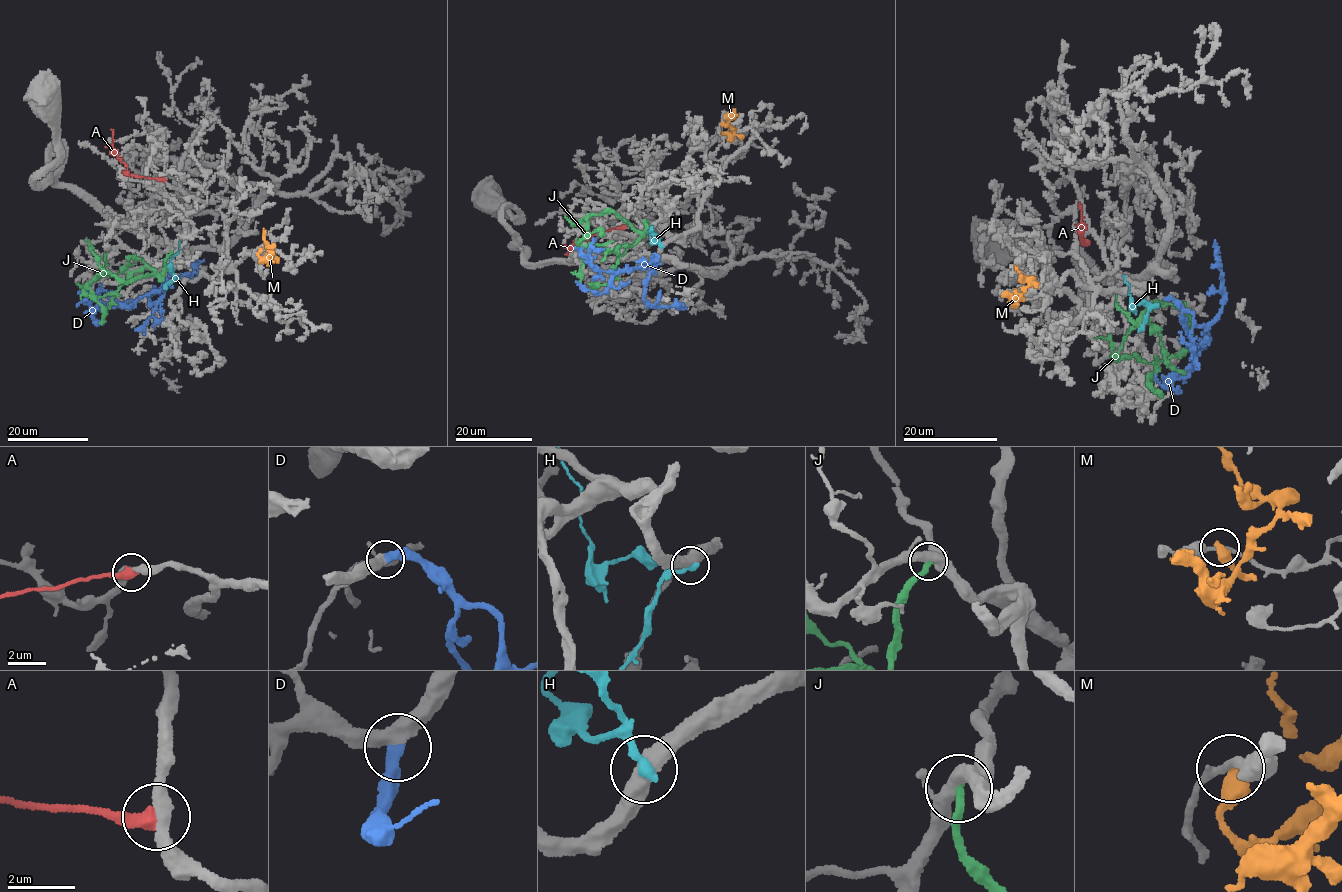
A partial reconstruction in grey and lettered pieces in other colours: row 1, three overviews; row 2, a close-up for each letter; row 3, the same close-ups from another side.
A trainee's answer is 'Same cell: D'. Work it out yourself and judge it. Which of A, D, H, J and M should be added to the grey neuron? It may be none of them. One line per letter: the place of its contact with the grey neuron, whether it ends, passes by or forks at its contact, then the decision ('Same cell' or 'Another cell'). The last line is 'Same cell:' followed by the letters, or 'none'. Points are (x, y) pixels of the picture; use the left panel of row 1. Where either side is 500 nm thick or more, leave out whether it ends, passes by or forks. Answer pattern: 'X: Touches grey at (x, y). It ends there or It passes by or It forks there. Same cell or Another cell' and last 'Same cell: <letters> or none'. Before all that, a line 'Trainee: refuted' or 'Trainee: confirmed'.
Trainee: confirmed
A: Touches grey at (164, 179). It ends there. Another cell
D: Touches grey at (171, 274). It ends there. Same cell
H: Touches grey at (177, 278). Another cell
J: Touches grey at (171, 251). It ends there. Another cell
M: Touches grey at (259, 248). Another cell
Same cell: D

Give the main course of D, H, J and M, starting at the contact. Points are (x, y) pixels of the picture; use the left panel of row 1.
D: (171, 274), (164, 295), (152, 305), (148, 299), (151, 294), (169, 280), (191, 273), (203, 259)
H: (177, 279), (169, 267), (170, 260), (178, 252), (180, 241)
J: (171, 251), (160, 280), (148, 274), (120, 281), (107, 271), (88, 284), (84, 293), (102, 309), (100, 323)
M: (258, 248), (260, 257), (270, 253), (264, 229)

